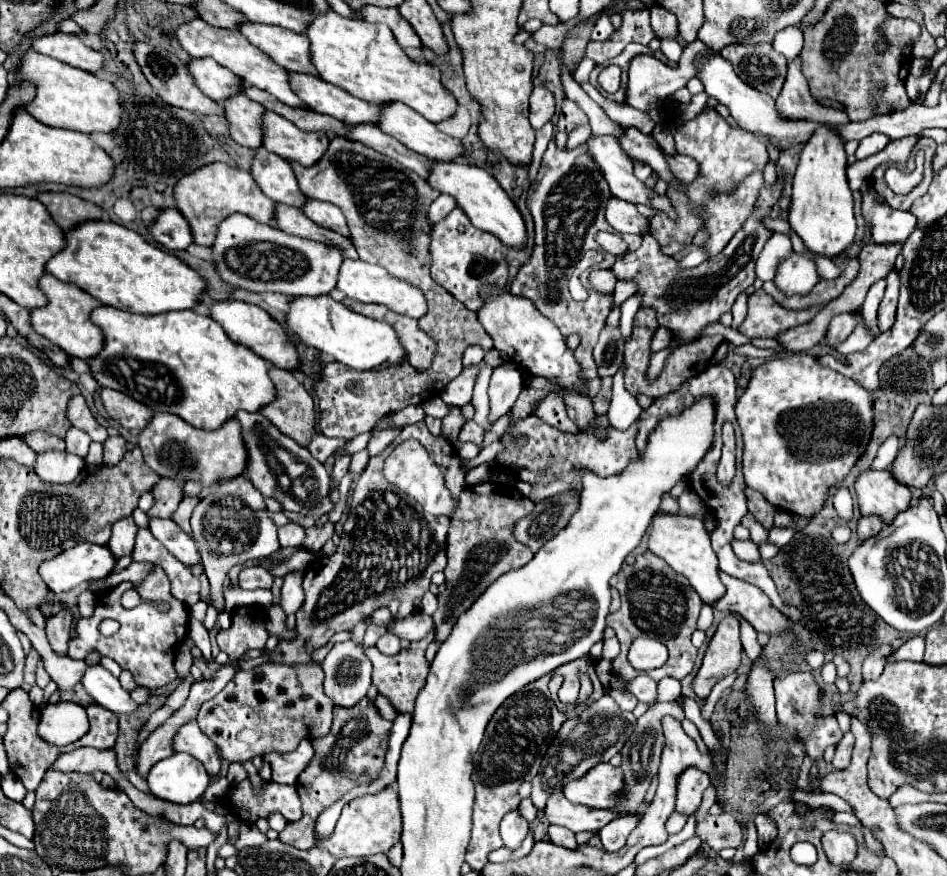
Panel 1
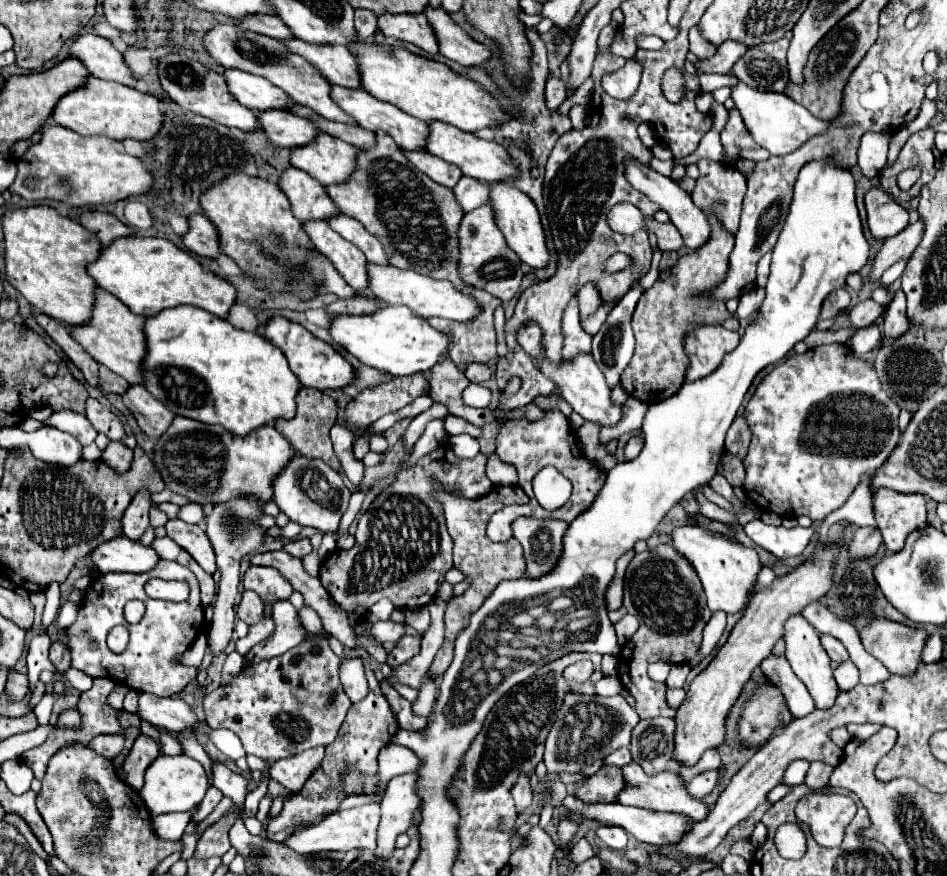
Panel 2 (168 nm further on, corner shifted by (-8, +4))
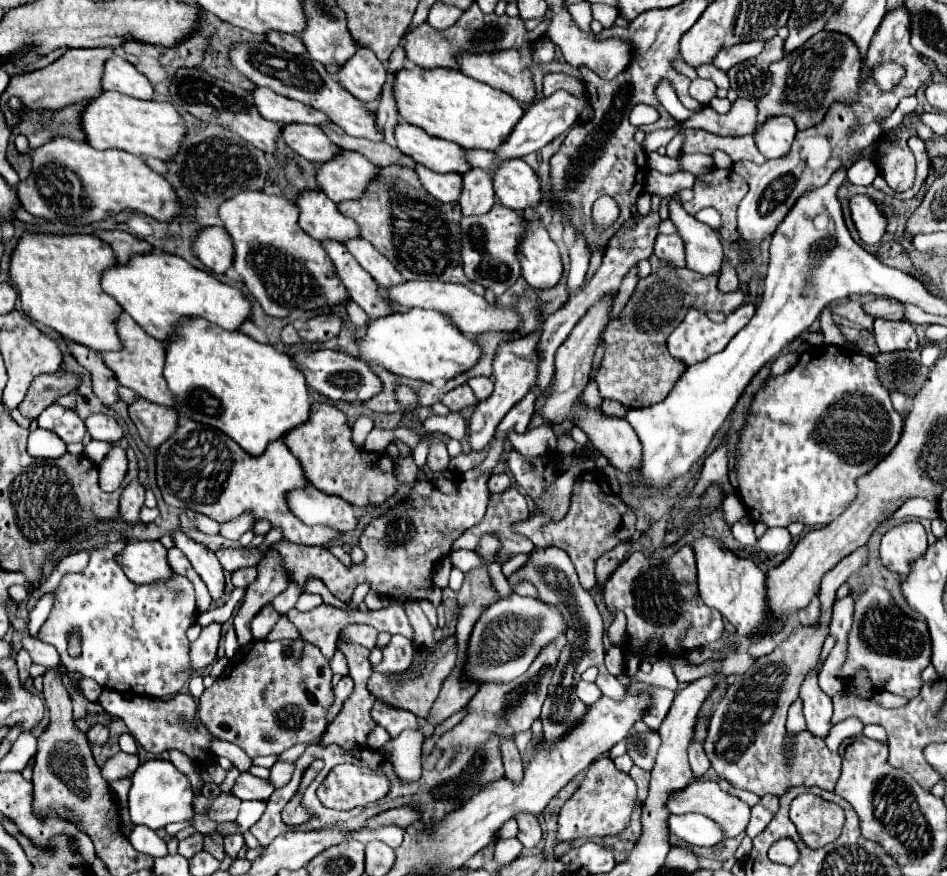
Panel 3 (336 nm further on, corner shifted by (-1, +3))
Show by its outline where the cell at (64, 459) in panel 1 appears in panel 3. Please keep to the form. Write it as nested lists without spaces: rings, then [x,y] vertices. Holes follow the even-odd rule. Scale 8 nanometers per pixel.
[[[37,428],[29,432],[27,452],[33,458],[61,458],[65,454],[65,442],[61,442],[57,434],[49,434],[49,430]]]

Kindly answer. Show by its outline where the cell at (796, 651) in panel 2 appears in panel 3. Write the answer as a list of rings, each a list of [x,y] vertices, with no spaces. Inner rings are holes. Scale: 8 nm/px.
[[[811,672],[803,686],[799,696],[803,698],[803,712],[807,730],[817,738],[827,738],[831,730],[831,716],[833,716],[833,704],[827,694],[823,694],[817,686],[817,676]]]

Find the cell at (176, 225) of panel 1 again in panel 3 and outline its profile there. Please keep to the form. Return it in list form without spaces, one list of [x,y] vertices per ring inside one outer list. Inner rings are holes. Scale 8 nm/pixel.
[[[211,226],[209,230],[203,230],[195,238],[193,250],[197,252],[199,260],[215,274],[225,274],[233,264],[233,240],[225,232],[225,228]]]

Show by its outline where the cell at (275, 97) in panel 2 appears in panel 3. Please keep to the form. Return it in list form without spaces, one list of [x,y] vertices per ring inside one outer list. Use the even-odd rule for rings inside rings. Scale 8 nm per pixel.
[[[255,88],[251,94],[257,102],[259,114],[267,120],[273,120],[279,124],[301,122],[301,124],[315,124],[315,126],[331,122],[327,114],[323,114],[323,112],[319,112],[307,104],[301,104],[297,100],[285,98],[285,96],[277,94],[269,88]]]

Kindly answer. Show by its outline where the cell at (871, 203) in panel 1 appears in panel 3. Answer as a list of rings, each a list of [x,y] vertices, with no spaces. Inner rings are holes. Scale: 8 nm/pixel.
[[[851,198],[849,200],[849,210],[851,210],[851,218],[853,224],[861,236],[861,240],[865,244],[879,244],[885,228],[887,228],[887,220],[881,214],[881,210],[877,208],[875,202],[859,202],[859,198]]]

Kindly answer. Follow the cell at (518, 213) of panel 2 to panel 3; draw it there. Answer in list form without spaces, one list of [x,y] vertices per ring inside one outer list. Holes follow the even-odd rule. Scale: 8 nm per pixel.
[[[527,220],[529,232],[519,246],[519,262],[523,268],[523,278],[531,288],[547,290],[559,284],[563,276],[563,262],[555,242],[549,238],[547,230]]]

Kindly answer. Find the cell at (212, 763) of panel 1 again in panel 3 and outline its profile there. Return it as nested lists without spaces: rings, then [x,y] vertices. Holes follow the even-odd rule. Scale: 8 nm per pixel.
[[[239,774],[231,792],[239,800],[269,800],[275,792],[275,786],[269,780],[261,780],[251,774]]]

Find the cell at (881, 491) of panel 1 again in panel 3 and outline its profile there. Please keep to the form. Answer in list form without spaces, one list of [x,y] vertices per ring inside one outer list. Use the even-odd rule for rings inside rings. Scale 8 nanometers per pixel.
[[[919,522],[891,528],[881,540],[881,562],[899,576],[907,576],[911,562],[927,552],[927,534]]]

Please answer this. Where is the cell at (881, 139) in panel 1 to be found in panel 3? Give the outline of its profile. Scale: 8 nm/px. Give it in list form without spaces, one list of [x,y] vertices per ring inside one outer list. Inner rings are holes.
[[[867,158],[855,162],[847,172],[847,180],[857,186],[869,186],[875,180],[875,176],[877,176],[877,166],[873,166],[873,162]]]

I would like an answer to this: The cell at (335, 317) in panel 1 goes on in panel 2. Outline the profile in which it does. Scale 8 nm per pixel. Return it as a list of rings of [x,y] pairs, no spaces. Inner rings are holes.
[[[382,307],[370,315],[338,315],[330,321],[330,337],[336,345],[344,347],[360,363],[390,375],[426,373],[442,355],[448,353],[450,337],[428,325],[424,317],[414,315],[406,307]]]

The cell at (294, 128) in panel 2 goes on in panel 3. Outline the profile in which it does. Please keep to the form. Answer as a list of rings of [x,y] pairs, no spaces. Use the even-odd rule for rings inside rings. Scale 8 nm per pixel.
[[[293,124],[285,126],[281,138],[303,158],[311,162],[329,162],[333,156],[341,152],[337,144],[333,144],[319,126],[309,124]]]

